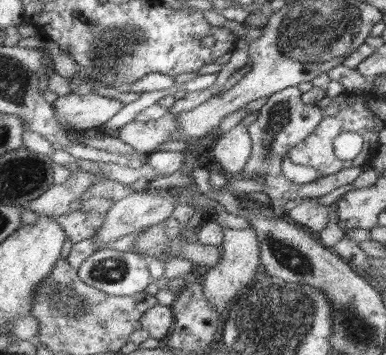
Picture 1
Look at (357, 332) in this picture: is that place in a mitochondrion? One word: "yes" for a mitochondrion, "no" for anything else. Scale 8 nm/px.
yes

